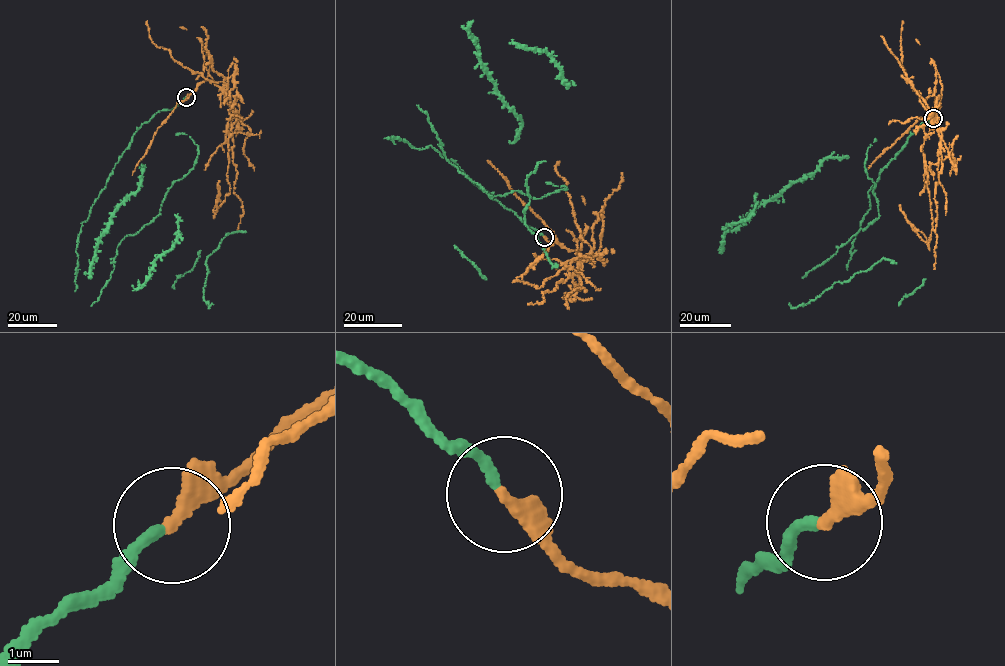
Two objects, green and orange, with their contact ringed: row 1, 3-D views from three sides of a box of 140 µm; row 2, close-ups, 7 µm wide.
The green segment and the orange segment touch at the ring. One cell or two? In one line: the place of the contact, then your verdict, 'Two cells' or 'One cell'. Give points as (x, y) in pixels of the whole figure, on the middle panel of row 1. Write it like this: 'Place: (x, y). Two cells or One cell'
Place: (544, 237). Two cells

